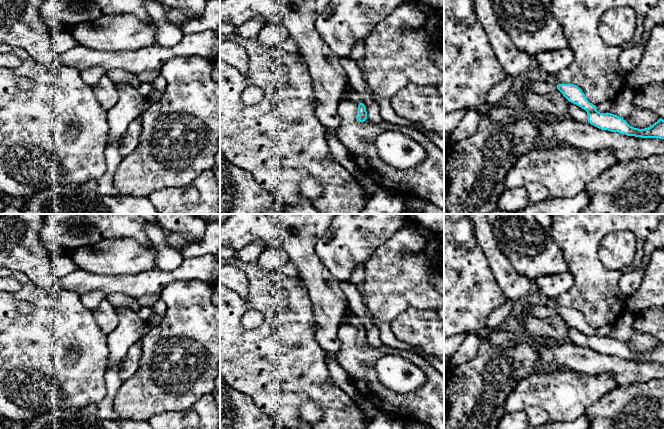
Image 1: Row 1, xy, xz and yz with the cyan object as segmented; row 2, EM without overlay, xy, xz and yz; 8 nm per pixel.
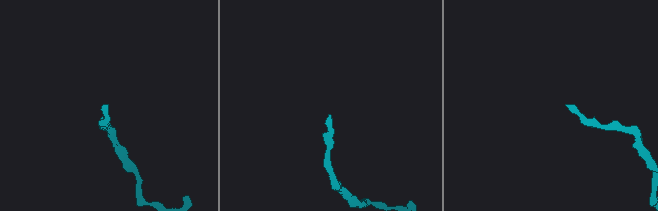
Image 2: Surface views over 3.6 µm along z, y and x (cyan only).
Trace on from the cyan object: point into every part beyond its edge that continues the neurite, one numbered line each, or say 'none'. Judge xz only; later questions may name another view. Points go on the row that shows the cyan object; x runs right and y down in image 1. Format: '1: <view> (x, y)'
1: xz (349, 93)

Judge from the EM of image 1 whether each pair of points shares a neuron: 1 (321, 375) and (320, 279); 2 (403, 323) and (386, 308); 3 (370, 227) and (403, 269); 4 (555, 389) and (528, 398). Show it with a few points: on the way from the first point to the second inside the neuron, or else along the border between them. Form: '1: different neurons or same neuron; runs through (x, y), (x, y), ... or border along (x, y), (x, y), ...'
1: different neurons; border along (314, 333), (314, 339), (326, 352)
2: different neurons; border along (418, 308), (408, 308), (390, 322)
3: different neurons; border along (401, 229), (381, 244), (367, 261)
4: same neuron; runs through (548, 390), (535, 392)

